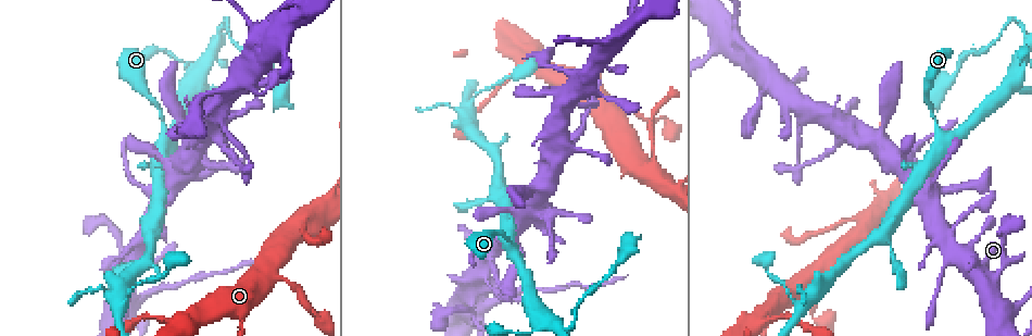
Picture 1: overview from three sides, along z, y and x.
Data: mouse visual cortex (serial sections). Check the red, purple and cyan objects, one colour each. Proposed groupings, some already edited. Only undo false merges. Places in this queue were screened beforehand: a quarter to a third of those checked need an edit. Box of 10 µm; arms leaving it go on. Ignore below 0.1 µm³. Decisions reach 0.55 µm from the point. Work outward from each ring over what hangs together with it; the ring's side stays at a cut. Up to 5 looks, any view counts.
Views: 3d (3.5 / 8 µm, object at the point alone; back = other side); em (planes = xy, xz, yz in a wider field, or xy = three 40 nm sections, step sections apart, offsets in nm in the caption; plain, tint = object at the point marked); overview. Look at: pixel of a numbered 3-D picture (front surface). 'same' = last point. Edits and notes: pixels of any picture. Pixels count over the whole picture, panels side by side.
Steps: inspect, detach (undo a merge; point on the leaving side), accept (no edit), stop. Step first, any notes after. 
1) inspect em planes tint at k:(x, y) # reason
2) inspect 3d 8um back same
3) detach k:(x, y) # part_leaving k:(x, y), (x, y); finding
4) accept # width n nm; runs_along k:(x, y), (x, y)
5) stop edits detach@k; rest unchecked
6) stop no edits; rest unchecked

inspect 3d 3.5um at 1:(480, 309) # small branch off a trunk

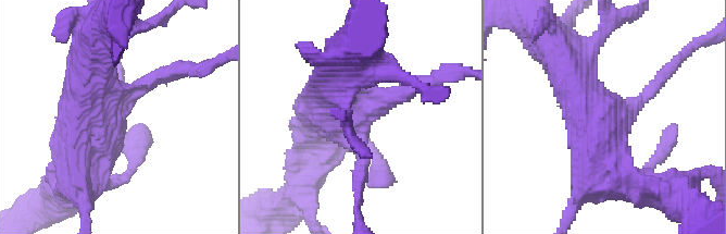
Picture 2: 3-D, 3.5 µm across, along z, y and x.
detach 2:(175, 66) # arm_widths 200, 200, 600, 600 nm; part_leaving 2:(147, 83), (223, 60); a second cell is stuck on

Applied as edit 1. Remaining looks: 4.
inspect overview # redraw

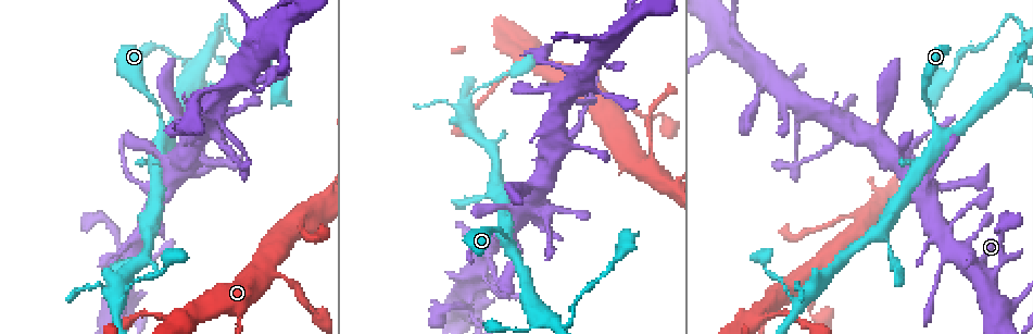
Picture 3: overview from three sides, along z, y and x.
inspect 3d 8um at 3:(925, 95)

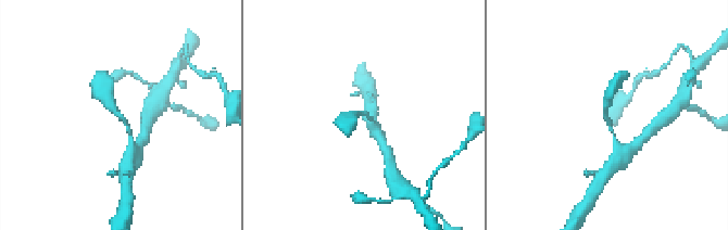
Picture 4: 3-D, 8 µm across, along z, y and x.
inspect em xy step 1 tint same # arm_widths 150, 350 nm; shape alone is not enough

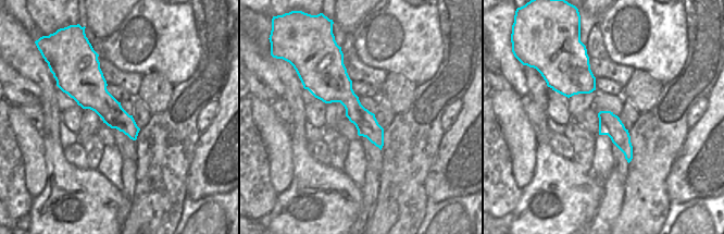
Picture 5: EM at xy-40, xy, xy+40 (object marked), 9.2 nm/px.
accept # width 200 nm; runs_along 4:(107, 87), (130, 140); one cell here

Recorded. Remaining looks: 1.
stop edits detach@2; rest unchecked

